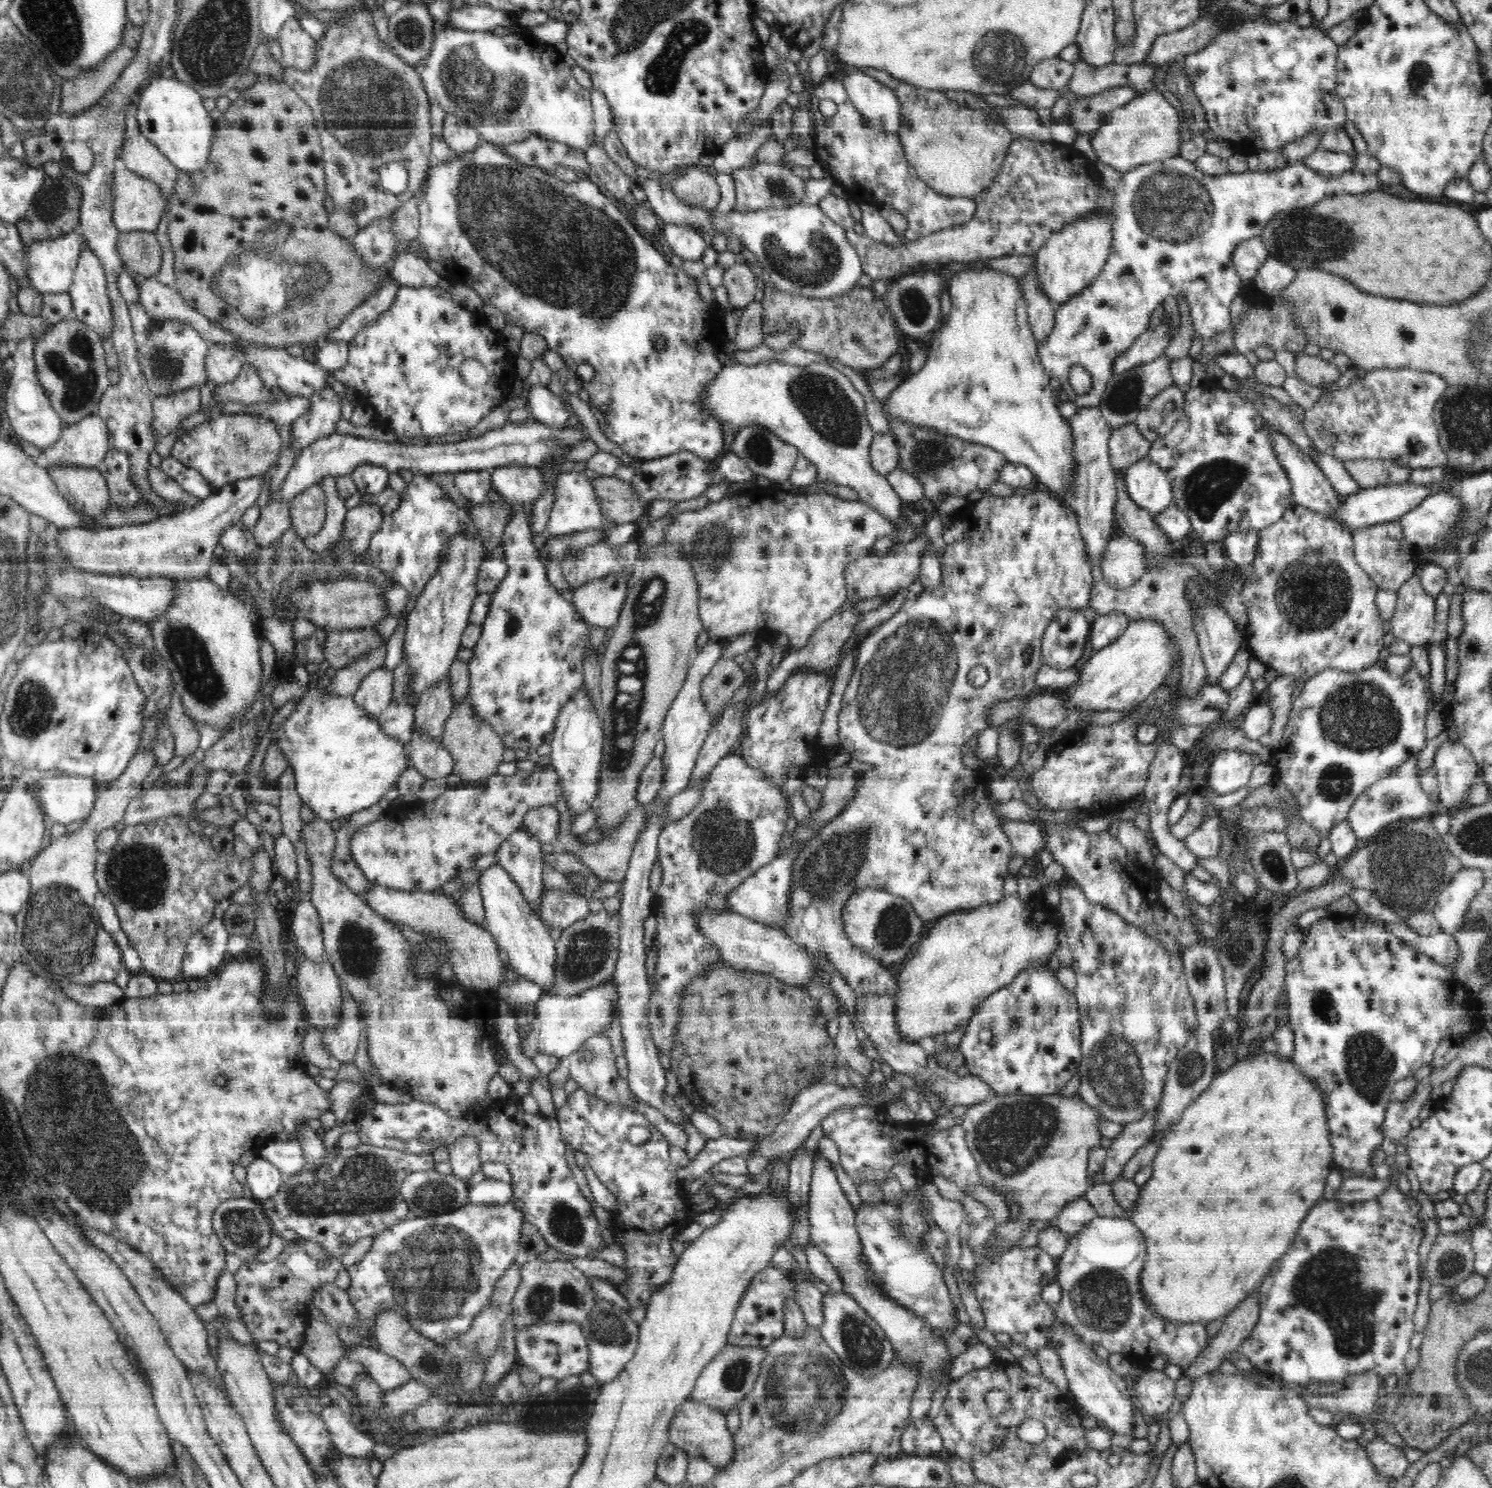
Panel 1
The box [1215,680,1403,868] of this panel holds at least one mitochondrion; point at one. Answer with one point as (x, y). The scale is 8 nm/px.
(1335, 782)

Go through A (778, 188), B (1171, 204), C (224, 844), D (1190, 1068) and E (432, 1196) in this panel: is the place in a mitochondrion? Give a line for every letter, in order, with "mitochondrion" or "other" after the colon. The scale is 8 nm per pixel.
A: mitochondrion
B: mitochondrion
C: other
D: mitochondrion
E: mitochondrion

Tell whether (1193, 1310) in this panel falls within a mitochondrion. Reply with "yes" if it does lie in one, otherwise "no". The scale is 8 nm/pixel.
no

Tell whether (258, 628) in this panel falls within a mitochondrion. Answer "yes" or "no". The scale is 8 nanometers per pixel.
no

